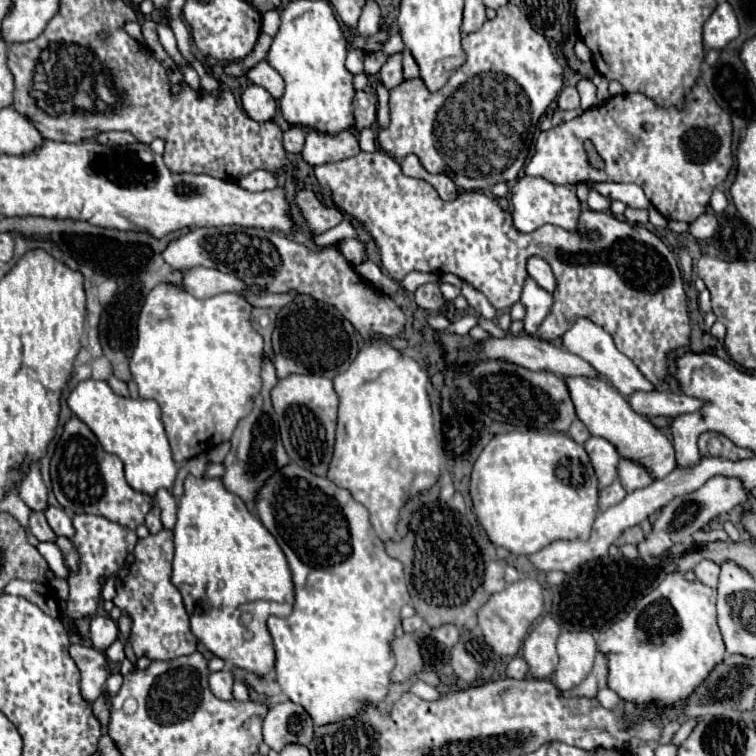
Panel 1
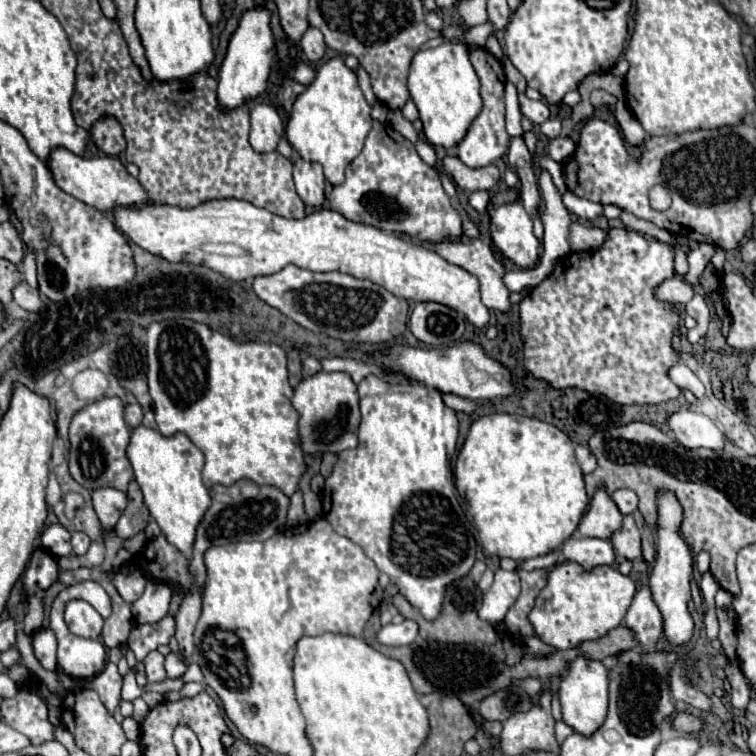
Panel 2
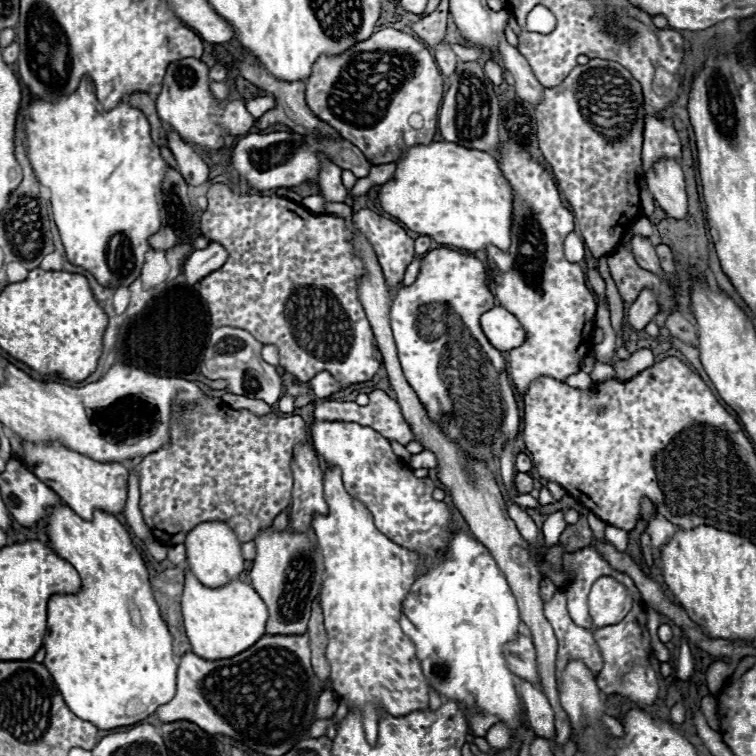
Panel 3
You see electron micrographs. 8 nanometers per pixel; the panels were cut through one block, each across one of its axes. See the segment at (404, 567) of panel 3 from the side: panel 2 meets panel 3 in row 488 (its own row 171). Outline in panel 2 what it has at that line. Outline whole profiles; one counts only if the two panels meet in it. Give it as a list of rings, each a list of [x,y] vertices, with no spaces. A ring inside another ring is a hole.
[[[332,58],[316,72],[316,80],[306,88],[306,92],[296,98],[286,126],[286,138],[304,160],[320,162],[326,180],[332,186],[338,186],[344,182],[346,166],[364,148],[364,138],[372,128],[370,112],[372,106],[364,100],[356,74],[342,58]]]

